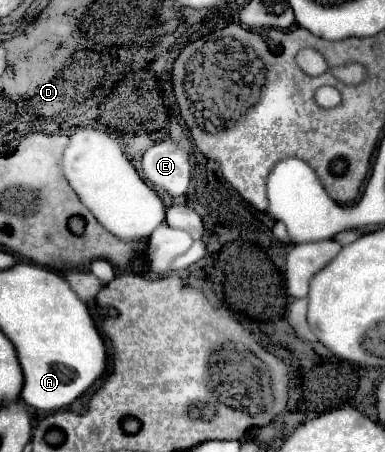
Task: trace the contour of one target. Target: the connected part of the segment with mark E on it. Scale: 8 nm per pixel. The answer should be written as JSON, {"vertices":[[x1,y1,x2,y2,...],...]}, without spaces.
{"vertices":[[171,138,161,140,153,144,141,158,141,180,151,184,153,188,165,190,169,196,181,196,189,188,189,176,191,176,191,162,189,162,189,152,179,148]]}

